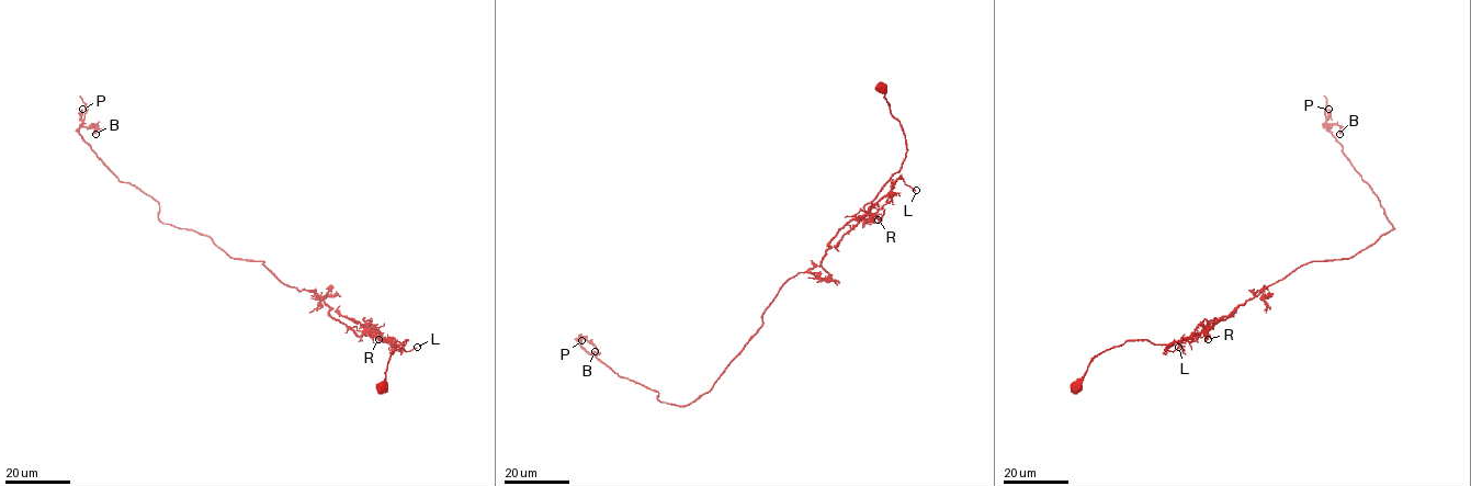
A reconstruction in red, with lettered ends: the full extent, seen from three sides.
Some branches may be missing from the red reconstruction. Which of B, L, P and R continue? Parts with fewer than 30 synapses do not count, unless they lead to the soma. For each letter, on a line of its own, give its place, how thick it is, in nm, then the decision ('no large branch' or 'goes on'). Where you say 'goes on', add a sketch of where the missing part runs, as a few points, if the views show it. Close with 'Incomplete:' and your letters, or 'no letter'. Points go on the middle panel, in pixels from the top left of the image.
B: at (595, 351); 380 nm thick; no large branch
L: at (916, 190); 80 nm thick; no large branch
P: at (581, 340); 200 nm thick; no large branch
R: at (878, 219); 220 nm thick; no large branch
Incomplete: no letter

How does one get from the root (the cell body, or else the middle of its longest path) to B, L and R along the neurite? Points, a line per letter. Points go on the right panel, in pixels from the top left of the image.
B: (1075, 387), (1105, 350), (1207, 336), (1300, 267), (1348, 259), (1392, 229), (1326, 127), (1339, 134)
L: (1075, 387), (1096, 357), (1127, 341), (1165, 345), (1192, 332), (1199, 335), (1166, 348), (1174, 351), (1178, 347)
R: (1075, 387), (1096, 357), (1127, 341), (1165, 345), (1203, 330), (1208, 339)

